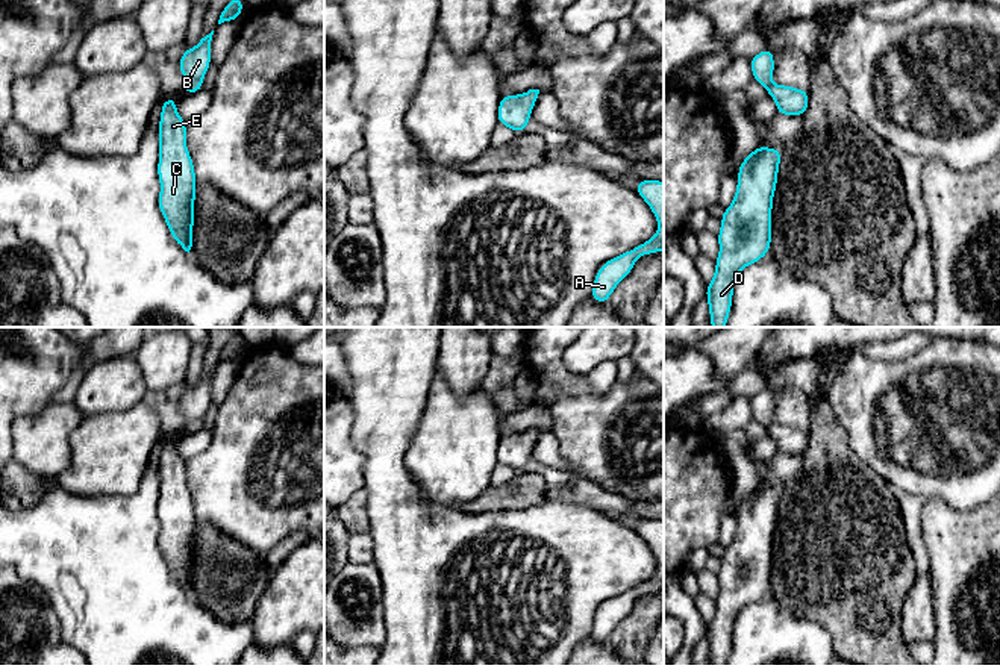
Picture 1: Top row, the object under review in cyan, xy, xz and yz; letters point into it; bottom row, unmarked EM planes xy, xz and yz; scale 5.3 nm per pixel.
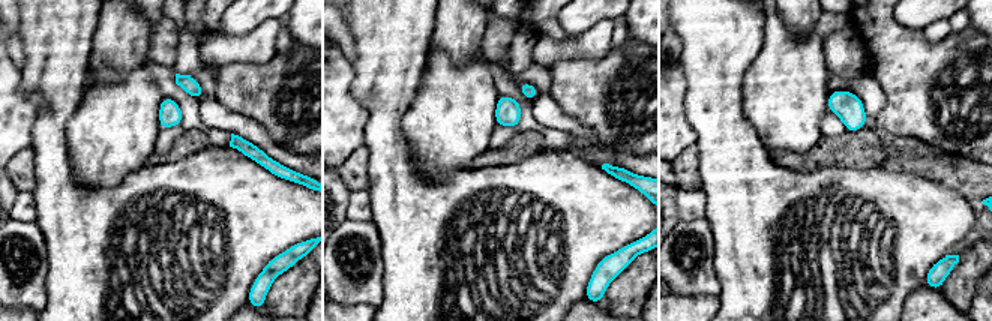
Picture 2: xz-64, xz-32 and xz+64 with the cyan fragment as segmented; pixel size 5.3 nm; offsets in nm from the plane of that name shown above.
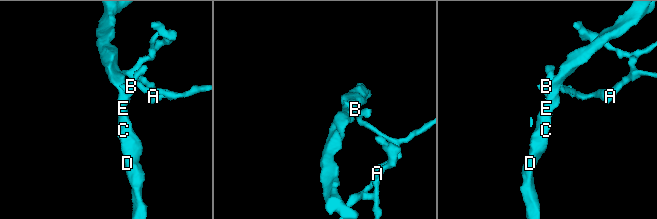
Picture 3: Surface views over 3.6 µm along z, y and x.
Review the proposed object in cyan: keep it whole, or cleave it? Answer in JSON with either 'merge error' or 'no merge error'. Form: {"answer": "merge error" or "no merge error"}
{"answer": "merge error"}

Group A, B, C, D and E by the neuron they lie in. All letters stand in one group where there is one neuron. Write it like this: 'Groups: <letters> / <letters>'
Groups: A B / C D E

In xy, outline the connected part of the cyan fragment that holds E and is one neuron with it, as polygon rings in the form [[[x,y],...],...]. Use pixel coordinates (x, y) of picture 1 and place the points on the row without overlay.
[[[164,439],[159,457],[158,545],[173,579],[189,592],[192,586],[195,509],[186,486],[186,461],[176,450],[177,439]]]

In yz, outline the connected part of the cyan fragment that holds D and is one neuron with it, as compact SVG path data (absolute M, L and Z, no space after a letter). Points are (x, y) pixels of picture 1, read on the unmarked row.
M756 486L738 507L733 541L721 554L715 615L706 624L711 665L726 665L736 615L771 586L773 535L782 491Z

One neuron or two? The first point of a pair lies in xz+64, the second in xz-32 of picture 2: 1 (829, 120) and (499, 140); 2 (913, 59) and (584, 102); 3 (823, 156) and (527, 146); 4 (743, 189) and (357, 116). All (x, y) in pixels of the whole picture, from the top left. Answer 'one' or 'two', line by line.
1: one
2: one
3: one
4: two

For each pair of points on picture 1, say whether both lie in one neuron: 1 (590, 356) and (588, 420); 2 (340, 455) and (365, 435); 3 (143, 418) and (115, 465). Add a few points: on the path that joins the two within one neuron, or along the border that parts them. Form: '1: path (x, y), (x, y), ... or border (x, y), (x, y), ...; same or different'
1: border (567, 344), (562, 362), (571, 371), (585, 376); different
2: border (353, 409), (350, 441), (362, 455), (365, 479); different
3: path (134, 430), (115, 449), (115, 453); same

